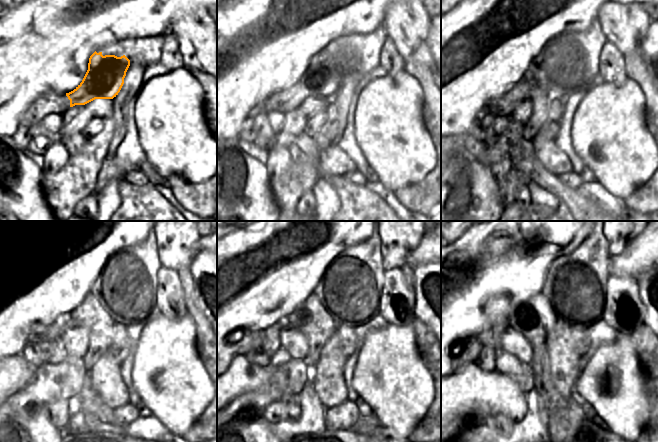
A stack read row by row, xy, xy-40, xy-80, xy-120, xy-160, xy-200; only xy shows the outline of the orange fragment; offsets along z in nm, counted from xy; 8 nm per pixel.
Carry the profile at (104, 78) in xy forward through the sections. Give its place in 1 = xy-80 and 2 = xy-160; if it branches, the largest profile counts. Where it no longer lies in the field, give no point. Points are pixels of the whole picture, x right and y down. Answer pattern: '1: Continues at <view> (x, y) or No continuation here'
1: Continues at xy-80 (534, 79)
2: Continues at xy-160 (251, 340).

